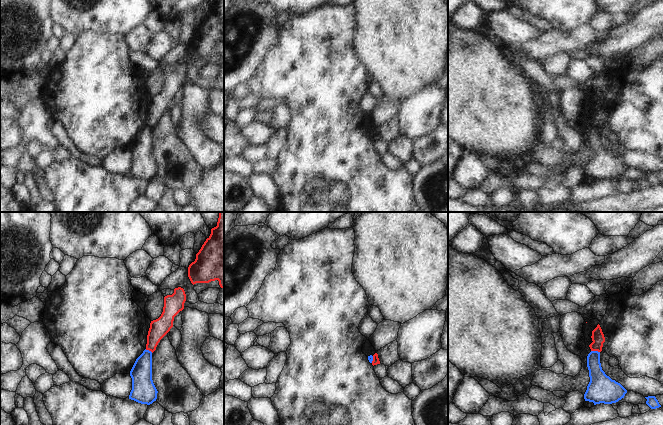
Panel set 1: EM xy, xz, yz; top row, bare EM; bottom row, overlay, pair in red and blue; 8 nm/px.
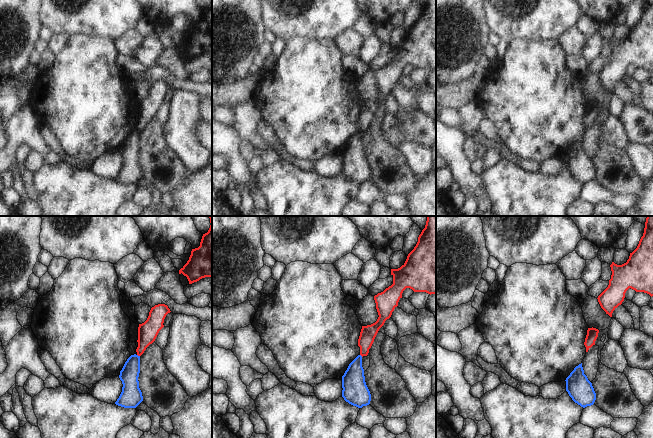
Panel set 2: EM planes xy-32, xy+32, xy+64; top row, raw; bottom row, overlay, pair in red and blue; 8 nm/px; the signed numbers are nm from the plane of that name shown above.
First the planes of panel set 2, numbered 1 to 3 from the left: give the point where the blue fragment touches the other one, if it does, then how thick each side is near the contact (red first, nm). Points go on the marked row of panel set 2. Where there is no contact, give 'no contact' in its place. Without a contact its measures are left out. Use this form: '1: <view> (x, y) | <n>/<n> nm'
1: xy-32 (138, 355) | 160/150 nm
2: xy+32 (361, 355) | 130/190 nm
3: no contact

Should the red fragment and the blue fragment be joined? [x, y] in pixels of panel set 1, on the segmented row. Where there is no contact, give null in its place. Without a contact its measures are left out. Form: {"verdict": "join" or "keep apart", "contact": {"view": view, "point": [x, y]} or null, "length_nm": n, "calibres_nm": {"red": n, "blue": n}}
{"verdict": "keep apart", "contact": {"view": "yz", "point": [595, 350]}, "length_nm": 70, "calibres_nm": {"red": 100, "blue": 150}}

